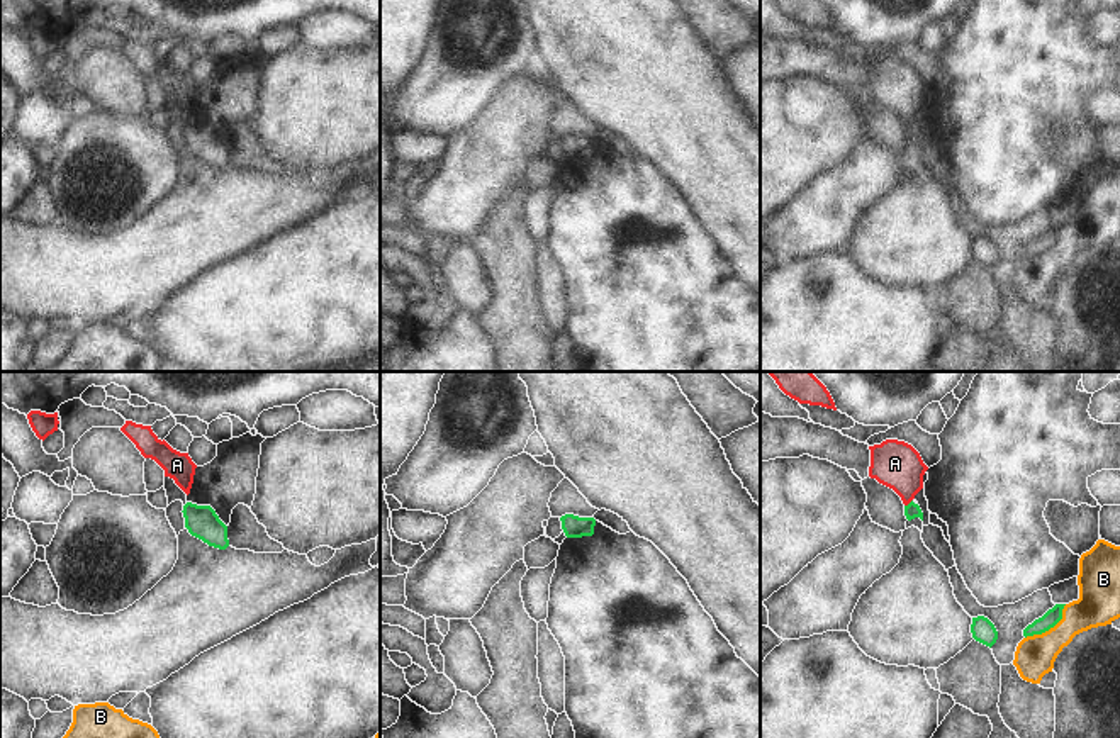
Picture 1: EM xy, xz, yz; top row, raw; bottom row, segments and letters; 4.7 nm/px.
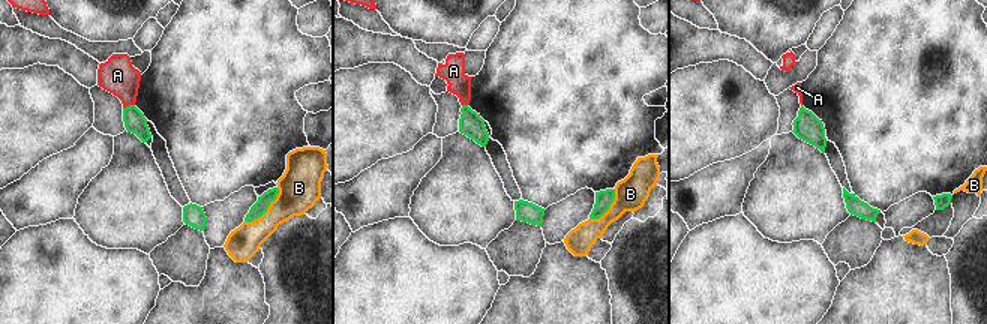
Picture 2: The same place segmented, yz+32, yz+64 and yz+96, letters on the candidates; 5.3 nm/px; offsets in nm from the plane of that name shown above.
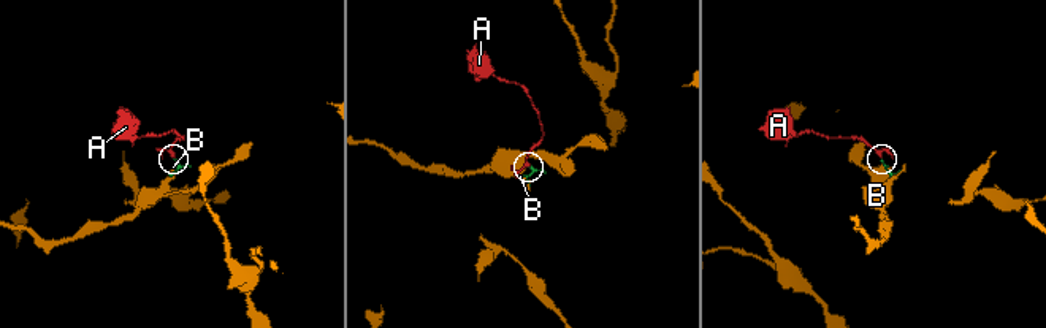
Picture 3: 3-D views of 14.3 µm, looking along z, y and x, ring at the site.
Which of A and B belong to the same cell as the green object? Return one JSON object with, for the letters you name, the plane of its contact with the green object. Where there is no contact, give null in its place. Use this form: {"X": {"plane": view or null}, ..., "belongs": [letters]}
{"belongs": []}

